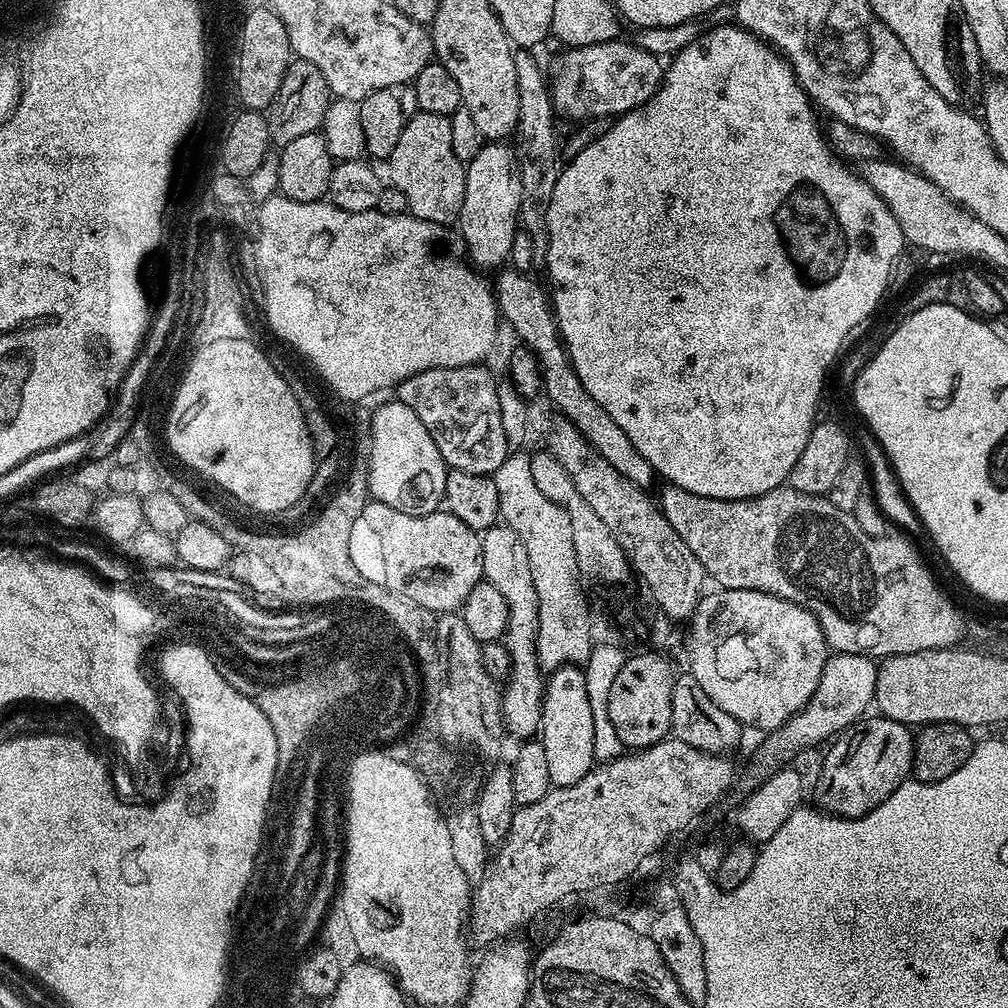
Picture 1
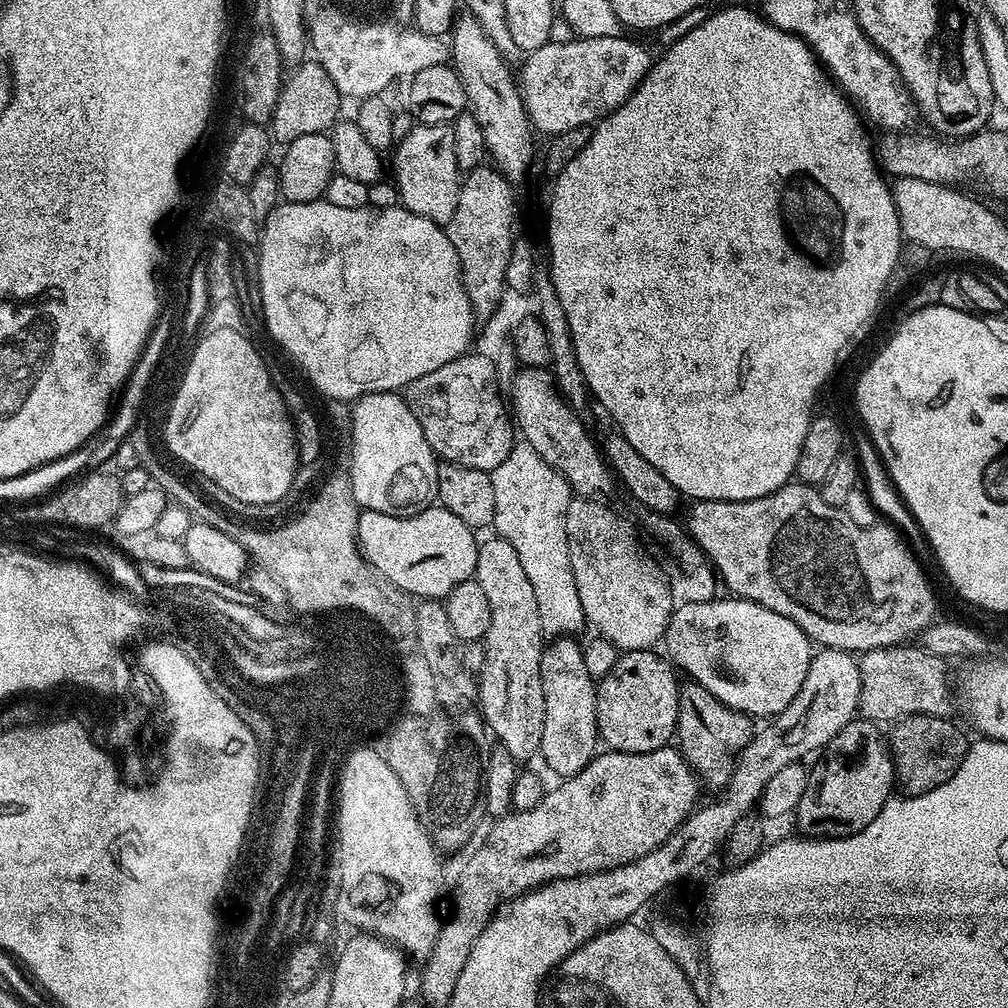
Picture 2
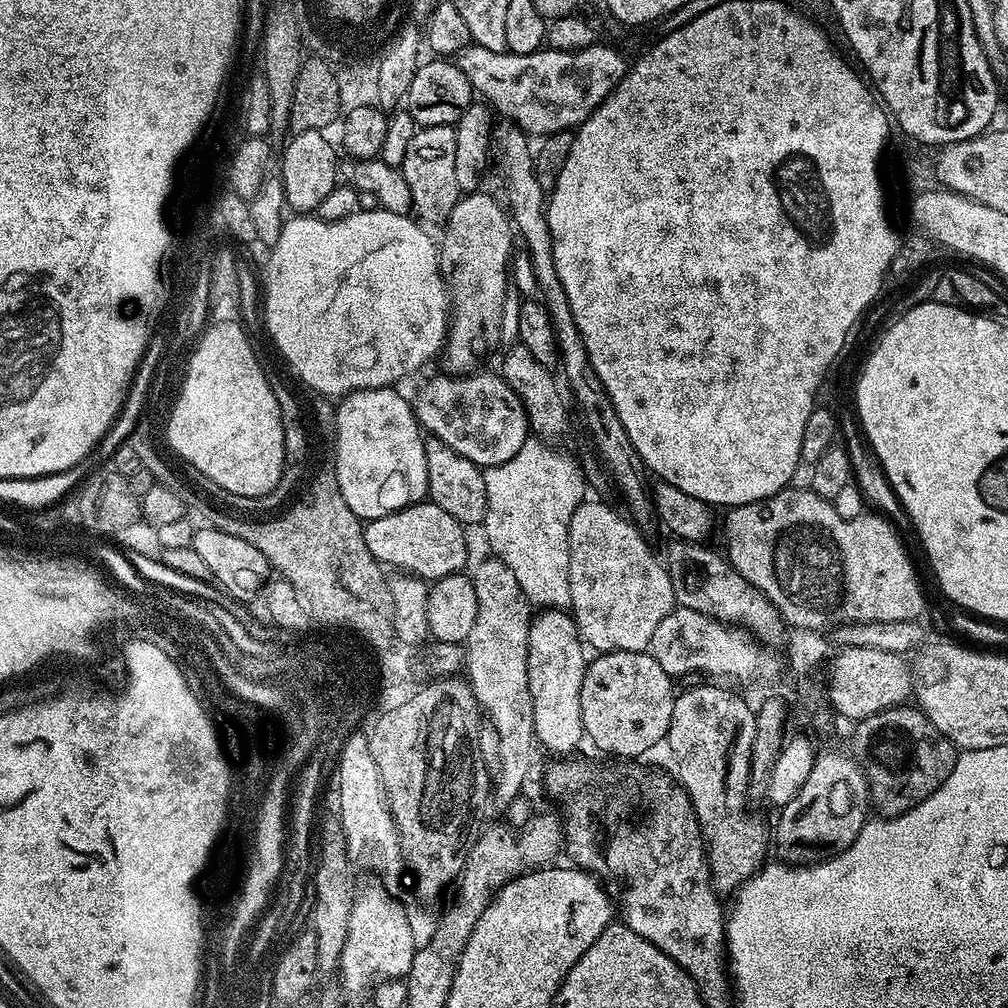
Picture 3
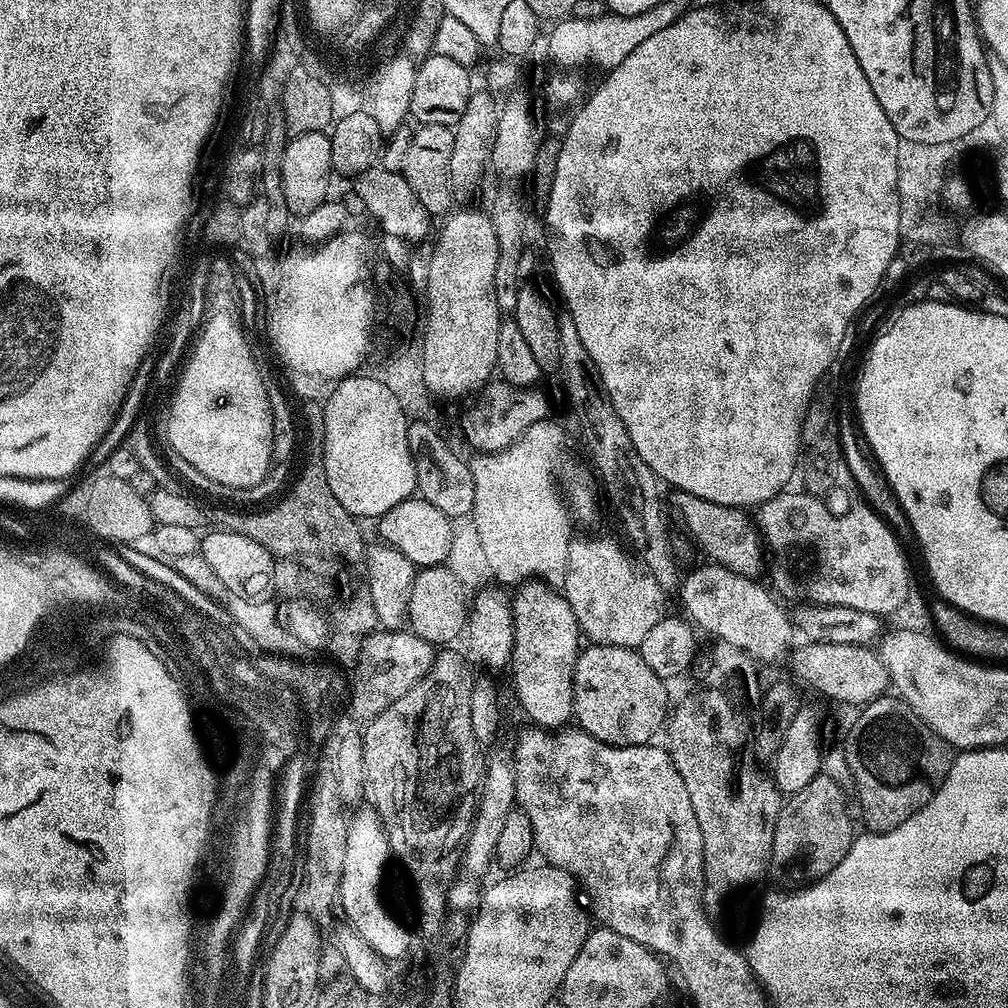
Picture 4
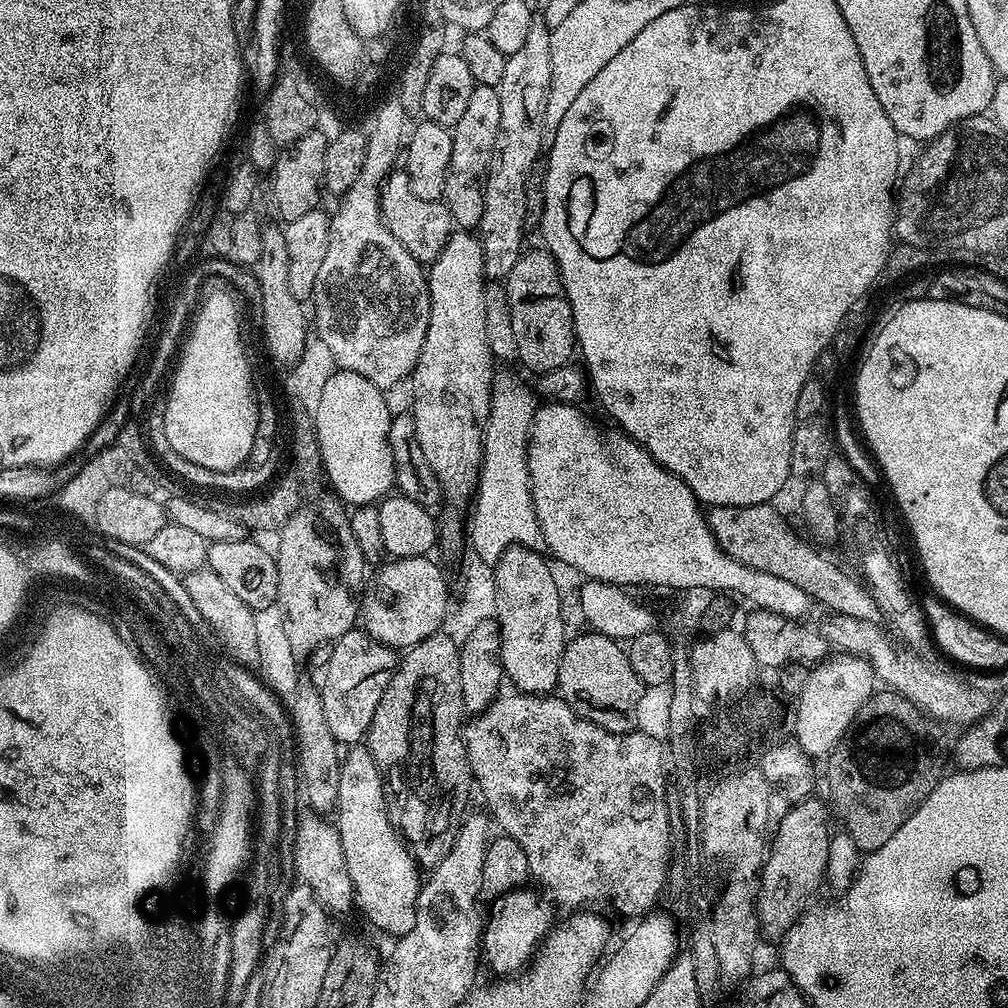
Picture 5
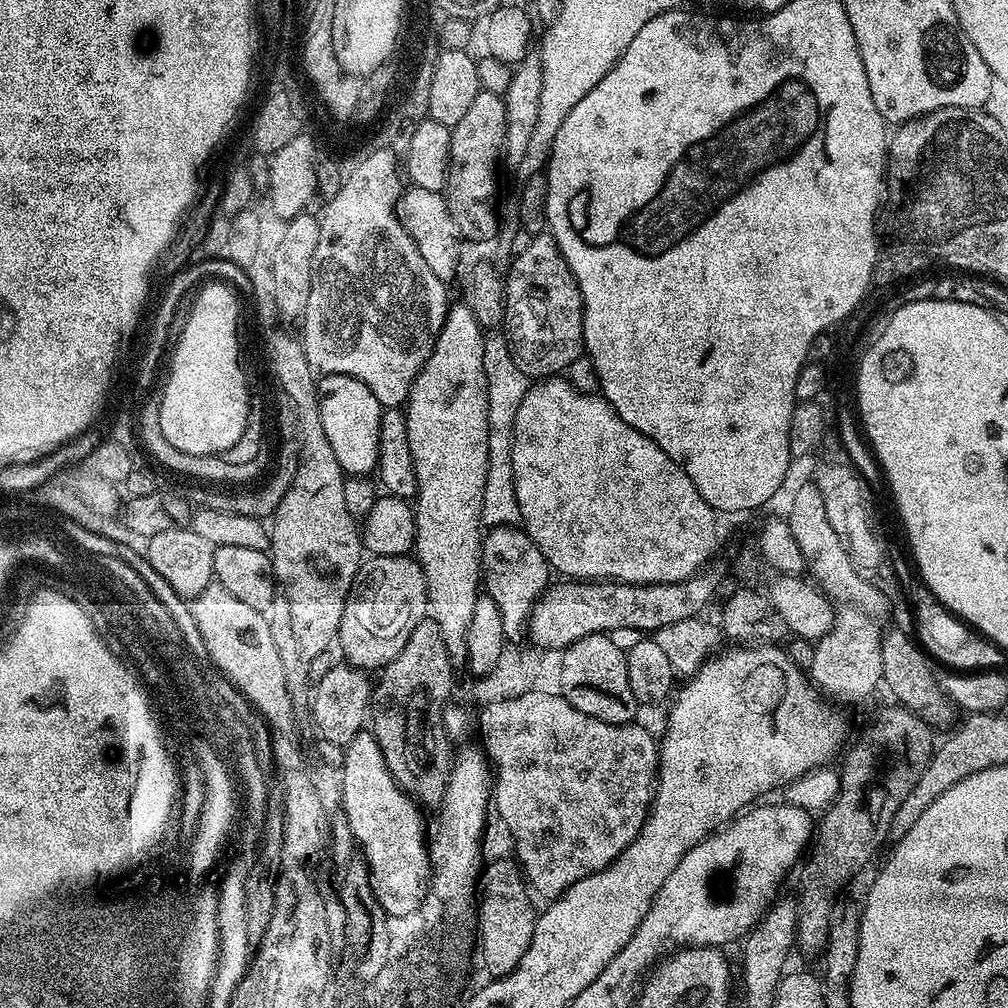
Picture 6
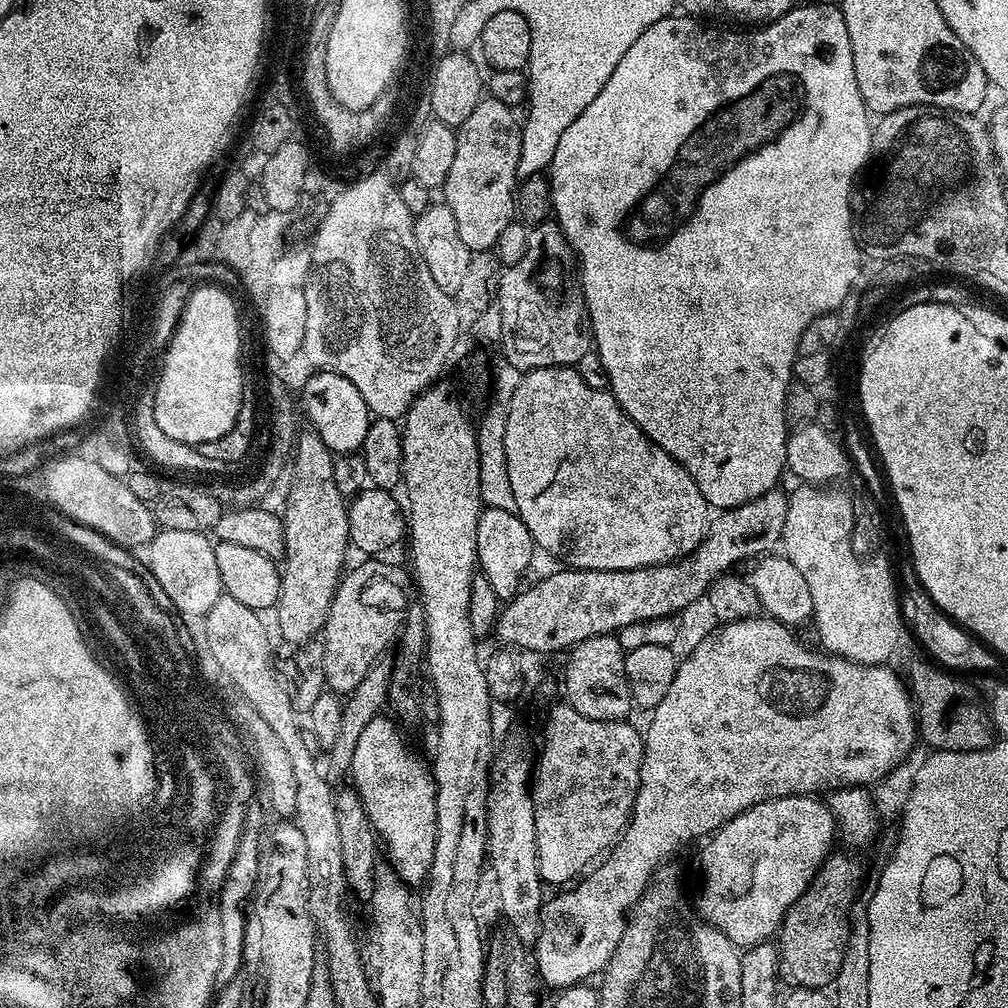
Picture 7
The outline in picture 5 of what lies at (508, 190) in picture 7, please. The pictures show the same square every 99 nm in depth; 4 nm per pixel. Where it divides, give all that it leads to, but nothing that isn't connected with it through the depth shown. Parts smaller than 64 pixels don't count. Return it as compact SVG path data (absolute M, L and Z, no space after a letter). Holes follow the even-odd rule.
M477 84L476 89L470 94L470 102L466 105L462 118L458 118L458 122L450 129L452 149L442 202L448 207L453 221L461 229L476 230L482 222L484 181L491 164L491 155L494 154L501 117L501 103L497 89Z

